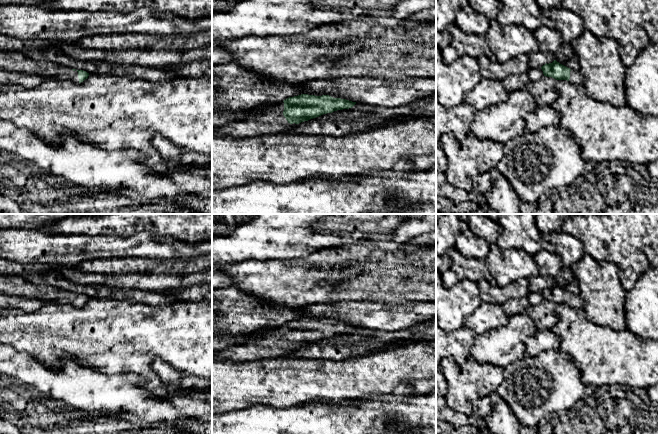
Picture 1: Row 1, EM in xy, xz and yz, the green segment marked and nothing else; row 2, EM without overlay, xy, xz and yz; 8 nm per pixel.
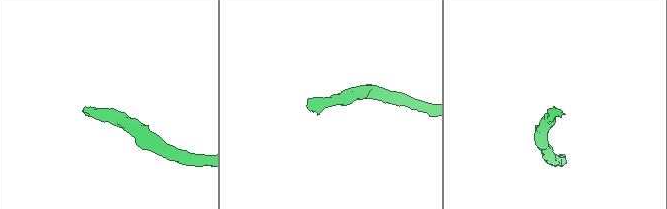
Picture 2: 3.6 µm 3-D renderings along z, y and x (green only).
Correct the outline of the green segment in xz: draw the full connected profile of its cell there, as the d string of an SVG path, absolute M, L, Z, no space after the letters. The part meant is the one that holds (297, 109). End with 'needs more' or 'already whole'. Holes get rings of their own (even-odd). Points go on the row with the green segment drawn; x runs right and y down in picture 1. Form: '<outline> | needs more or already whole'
M301 94L289 97L276 104L262 104L253 109L252 113L241 121L232 121L212 129L212 135L231 136L236 138L259 137L264 135L292 134L290 130L297 124L337 110L352 108L356 102L333 98L329 95L315 96Z | needs more

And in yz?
M556 60L549 64L546 63L541 67L541 69L544 76L552 77L556 80L567 80L573 84L583 83L583 77L580 71L571 70Z | needs more

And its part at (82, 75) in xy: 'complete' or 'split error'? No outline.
split error

